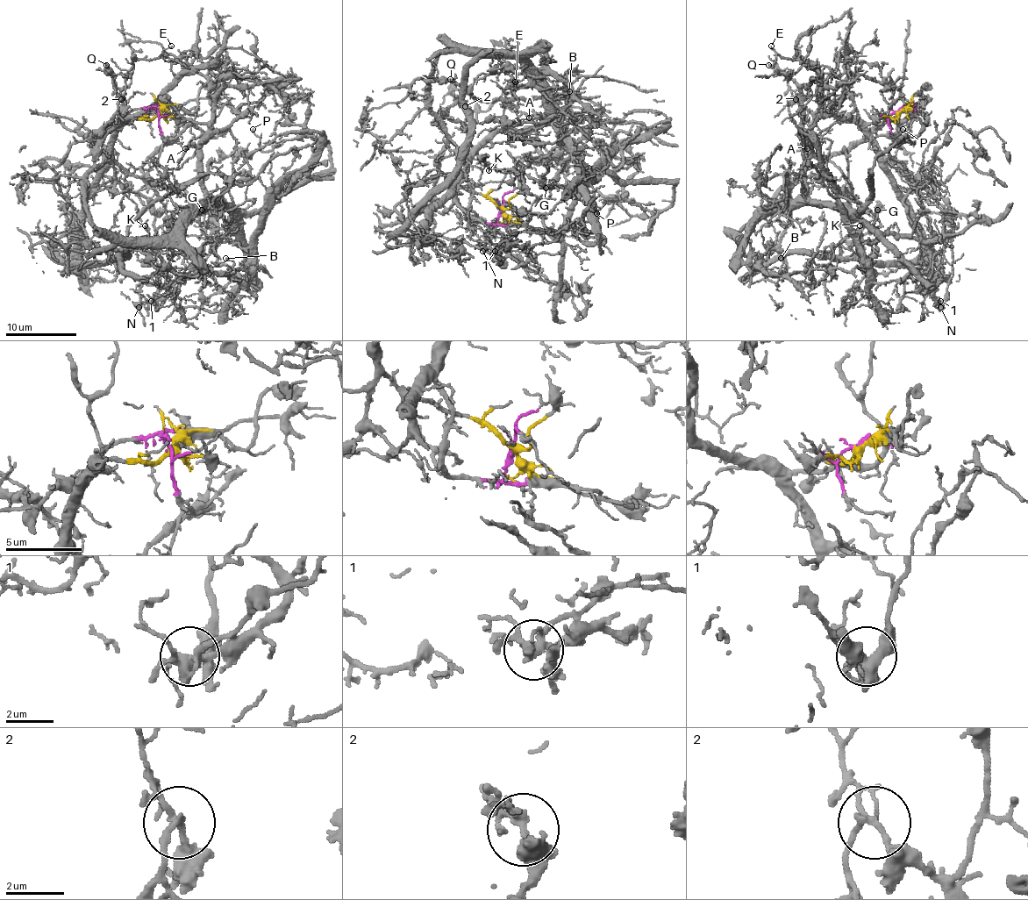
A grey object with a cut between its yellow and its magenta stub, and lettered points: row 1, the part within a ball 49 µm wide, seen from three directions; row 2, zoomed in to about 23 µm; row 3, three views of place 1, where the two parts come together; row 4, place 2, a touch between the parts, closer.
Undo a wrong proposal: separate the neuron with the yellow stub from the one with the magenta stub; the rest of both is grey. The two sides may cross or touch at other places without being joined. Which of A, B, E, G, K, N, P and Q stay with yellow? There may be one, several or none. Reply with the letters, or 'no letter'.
A, B, E, G, K, P, Q

